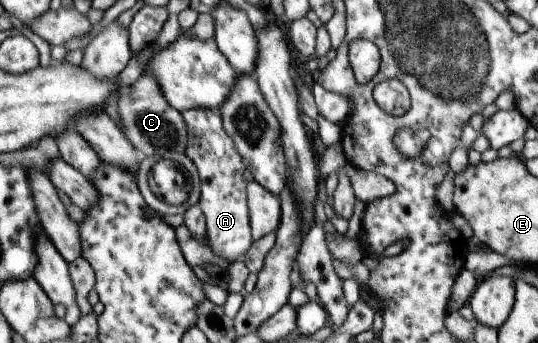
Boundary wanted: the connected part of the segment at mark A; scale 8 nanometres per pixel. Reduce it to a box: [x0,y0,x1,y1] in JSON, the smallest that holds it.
[181,108,253,263]

